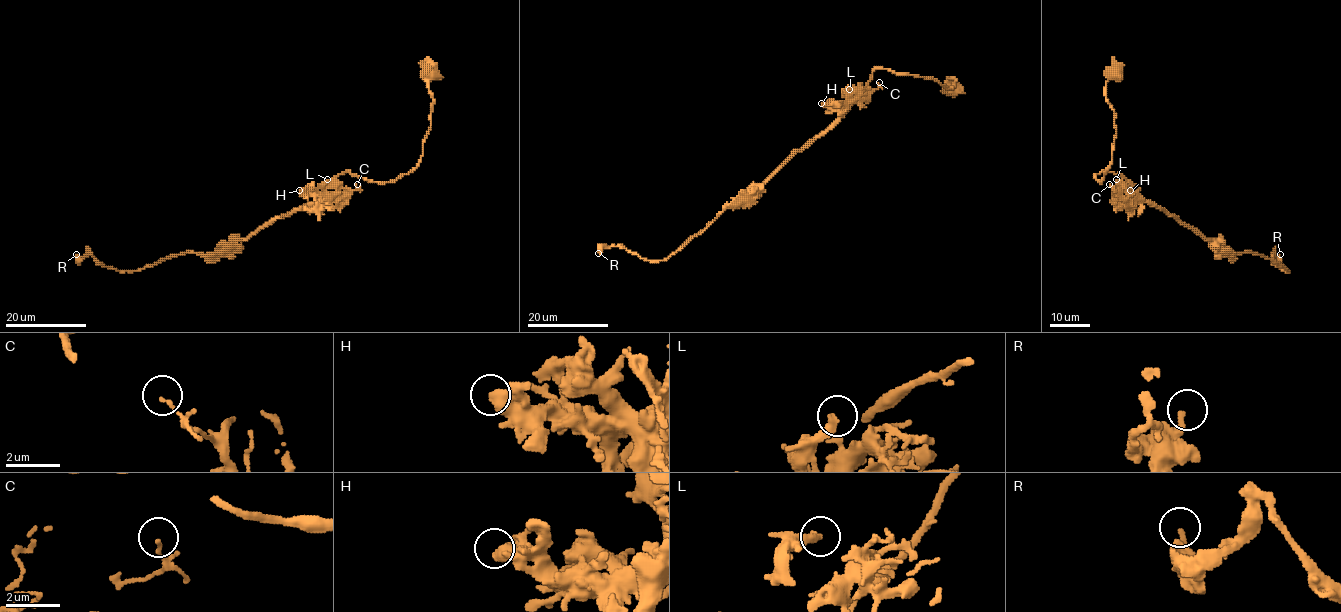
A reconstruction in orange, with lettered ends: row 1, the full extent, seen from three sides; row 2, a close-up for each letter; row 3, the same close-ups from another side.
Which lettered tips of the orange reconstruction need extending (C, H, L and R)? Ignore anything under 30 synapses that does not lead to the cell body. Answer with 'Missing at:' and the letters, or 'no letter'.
Missing at: no letter

